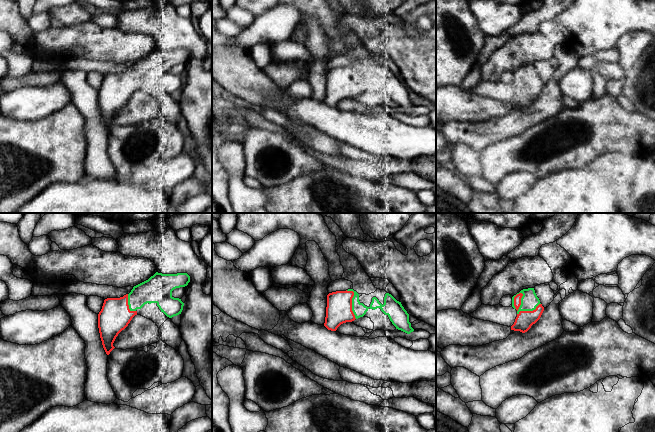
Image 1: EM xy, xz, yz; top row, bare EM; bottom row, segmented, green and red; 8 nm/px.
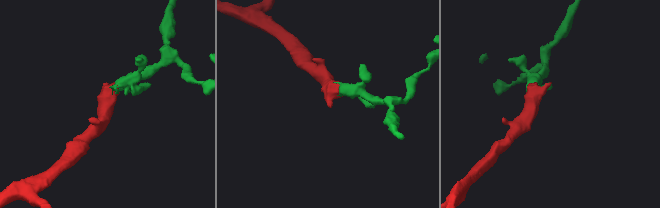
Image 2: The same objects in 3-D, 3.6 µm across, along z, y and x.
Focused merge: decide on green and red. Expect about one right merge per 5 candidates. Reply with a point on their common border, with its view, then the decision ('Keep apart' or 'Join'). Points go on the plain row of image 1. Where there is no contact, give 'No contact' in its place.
Touches green at yz (523, 86). Keep apart

